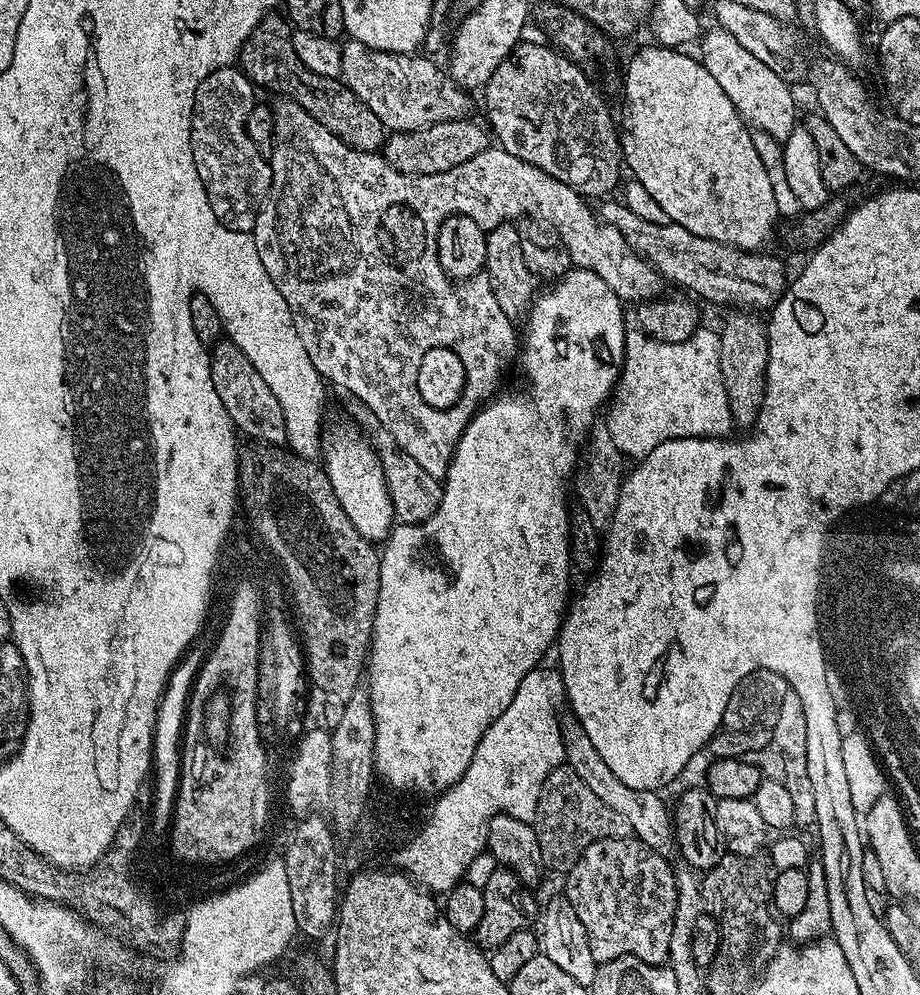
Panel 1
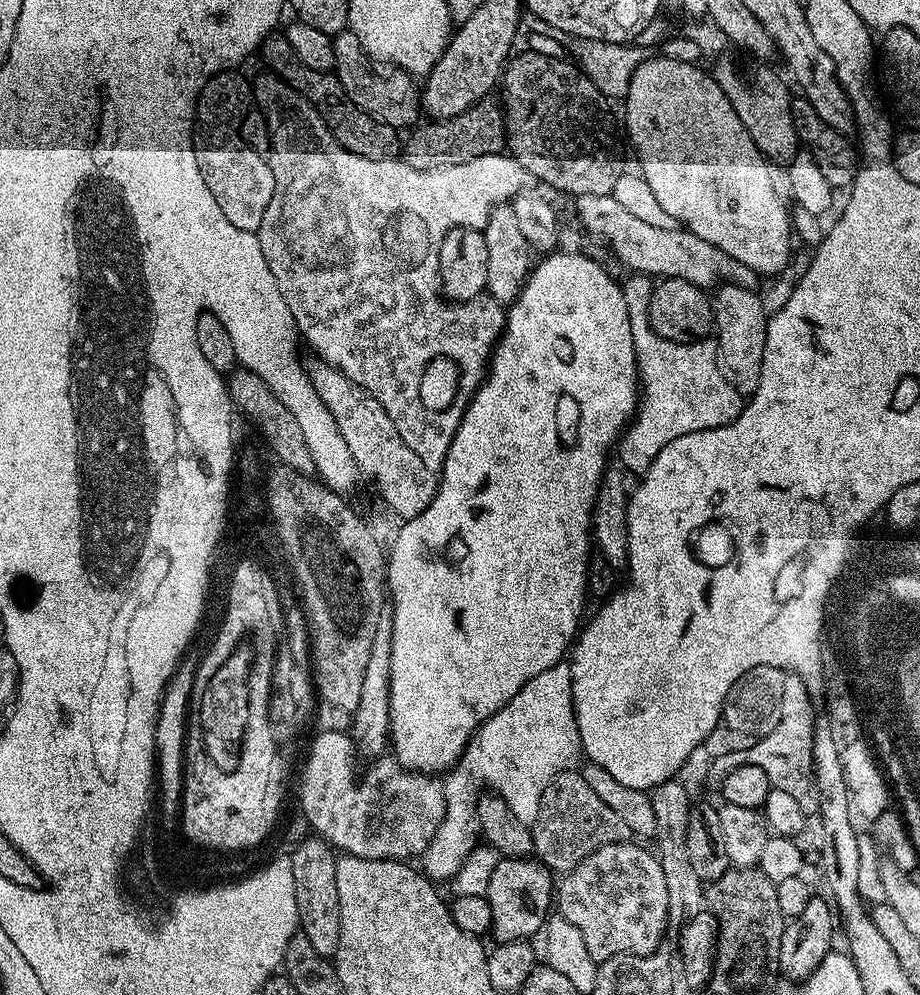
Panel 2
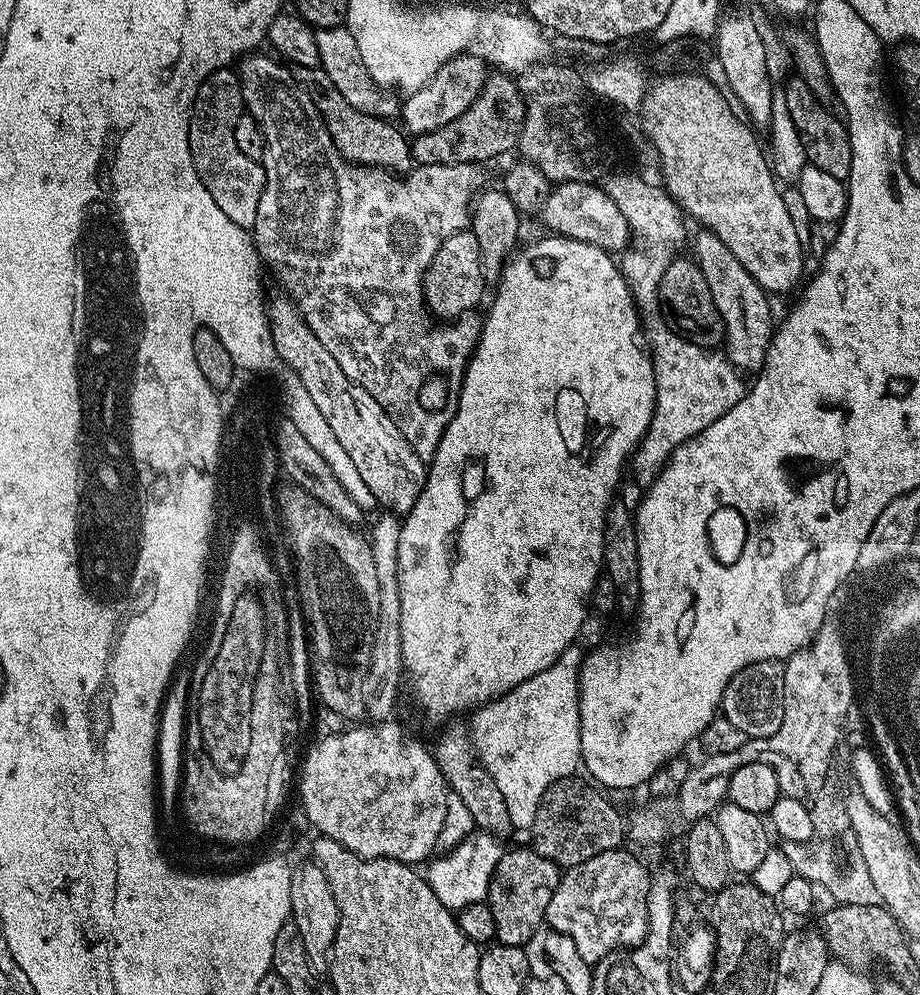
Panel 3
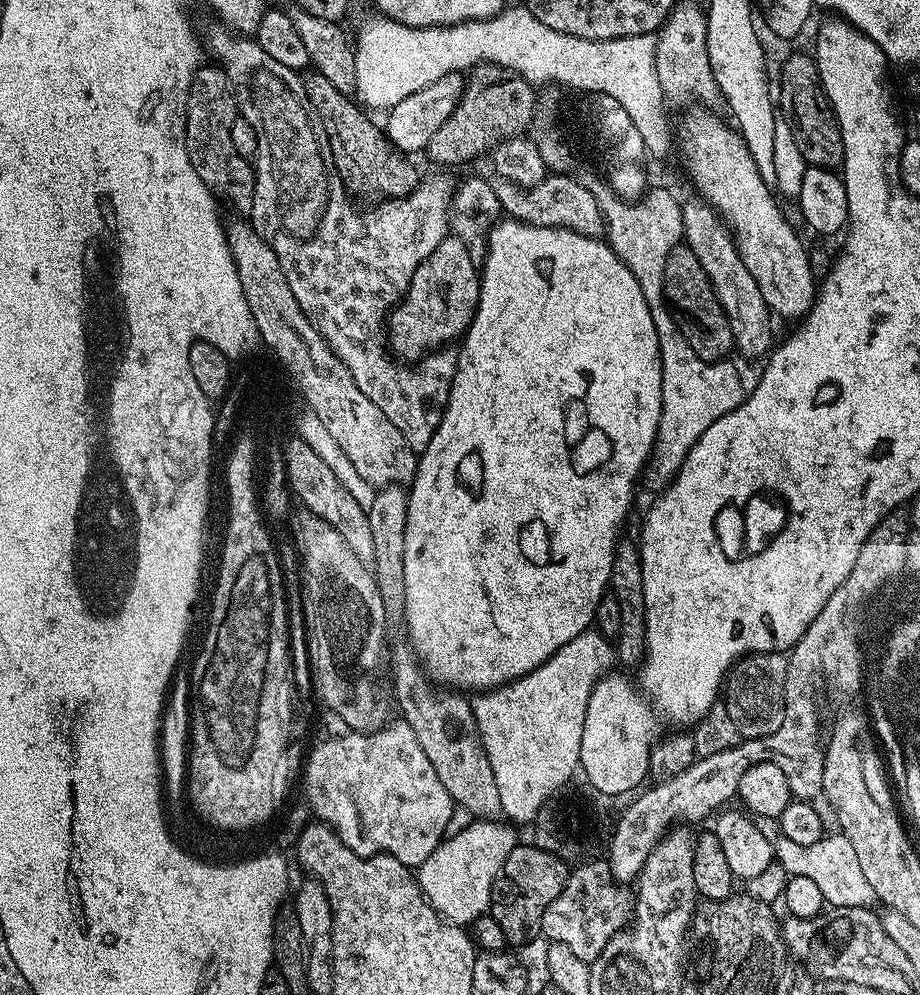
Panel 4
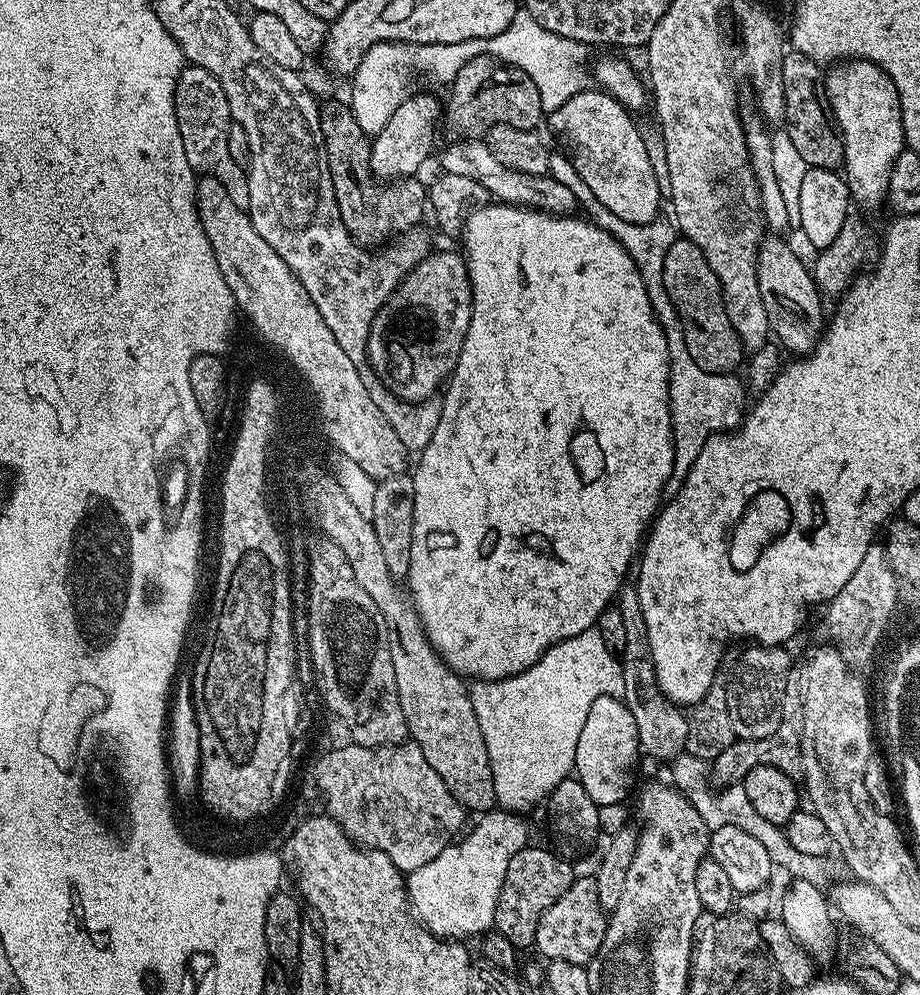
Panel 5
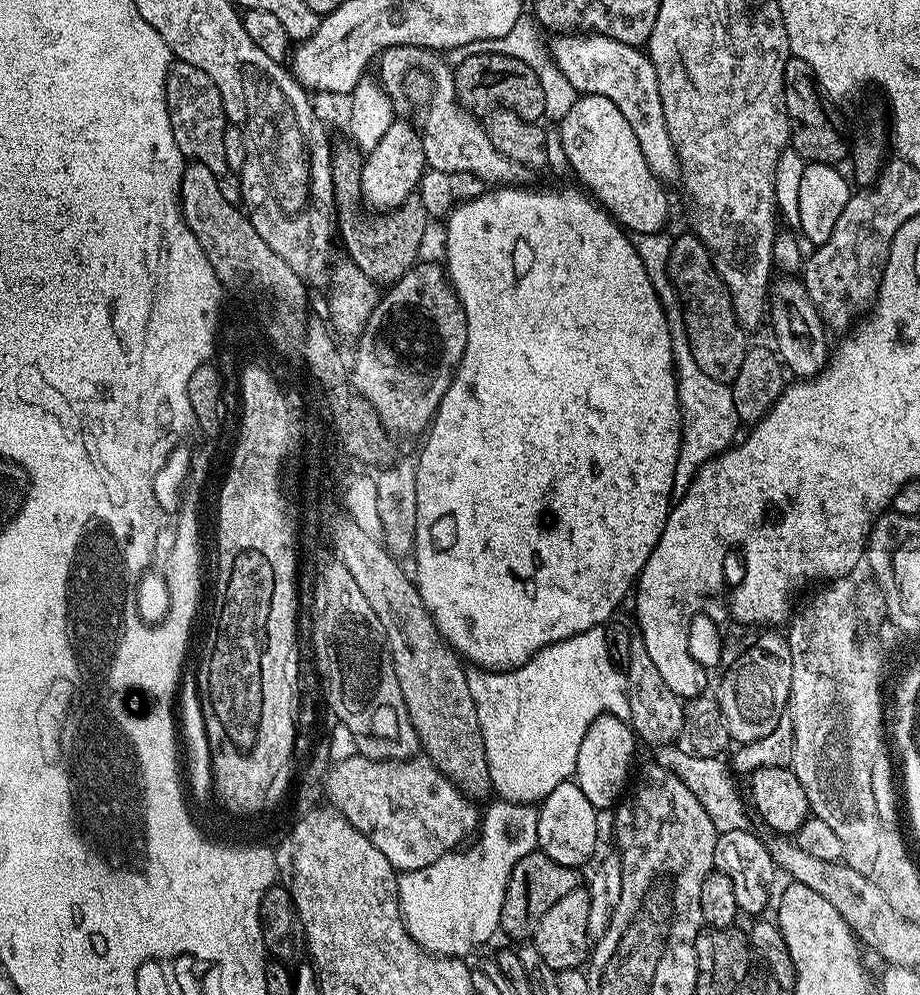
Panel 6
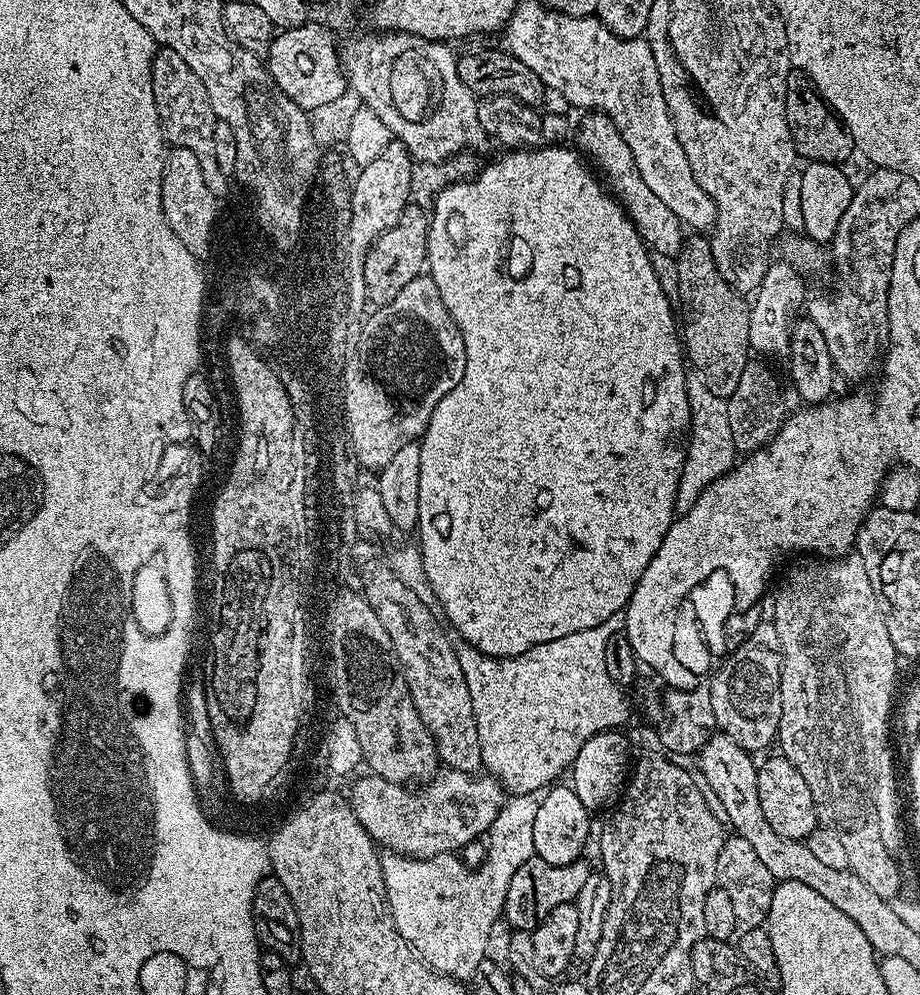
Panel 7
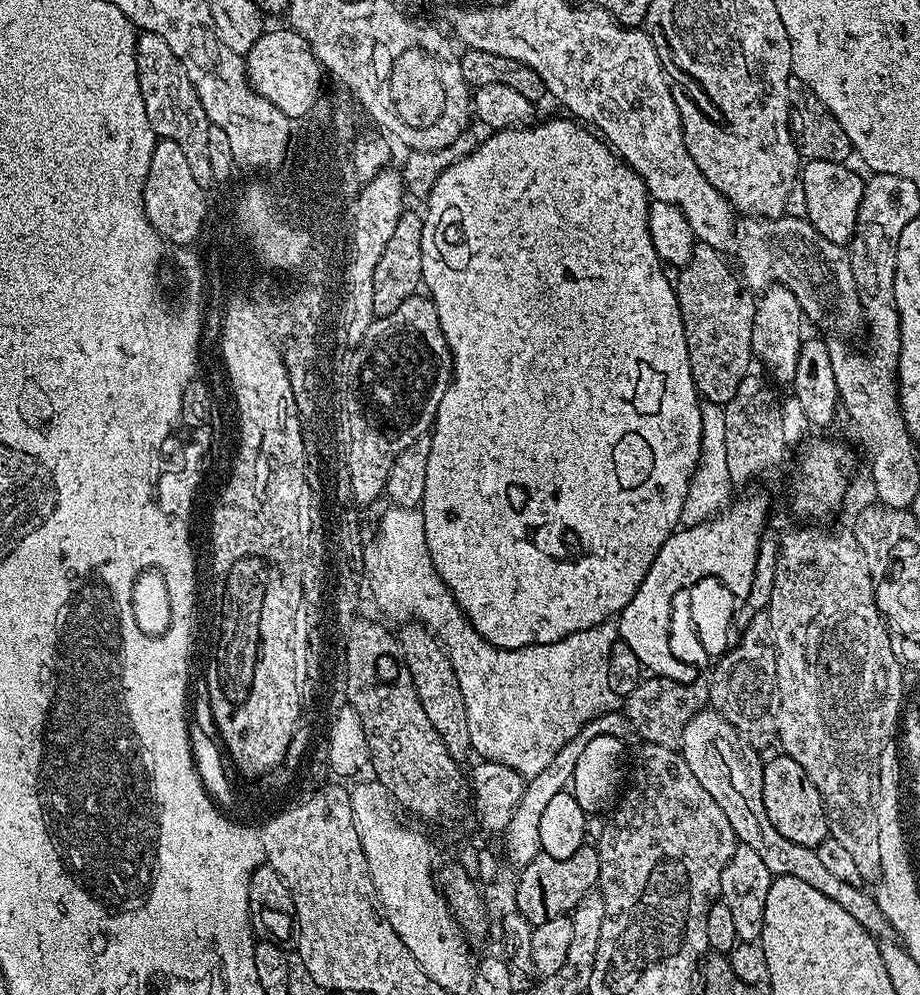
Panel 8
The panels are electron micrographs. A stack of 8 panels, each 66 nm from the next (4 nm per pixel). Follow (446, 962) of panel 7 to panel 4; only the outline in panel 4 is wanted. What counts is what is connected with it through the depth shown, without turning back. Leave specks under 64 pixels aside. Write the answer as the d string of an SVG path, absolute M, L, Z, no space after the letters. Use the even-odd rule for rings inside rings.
M477 819L468 823L472 824L449 835L436 847L434 854L426 858L426 862L418 865L420 889L429 904L445 921L461 926L471 925L473 920L489 911L496 879L510 850L514 850L518 843L517 829L511 823Z

